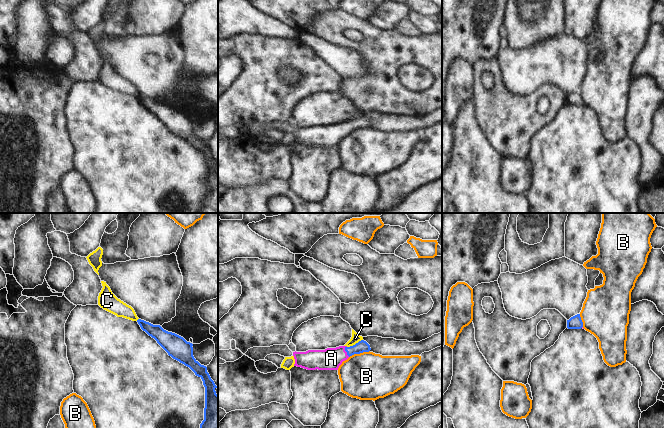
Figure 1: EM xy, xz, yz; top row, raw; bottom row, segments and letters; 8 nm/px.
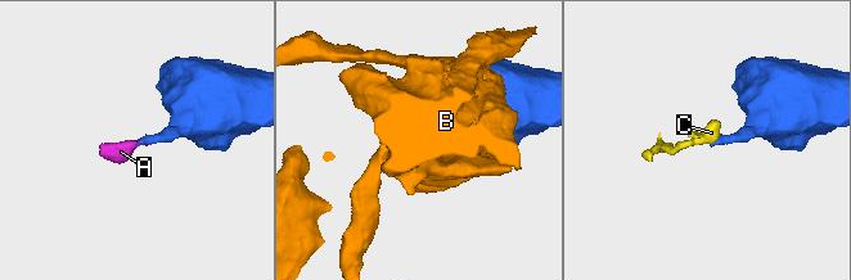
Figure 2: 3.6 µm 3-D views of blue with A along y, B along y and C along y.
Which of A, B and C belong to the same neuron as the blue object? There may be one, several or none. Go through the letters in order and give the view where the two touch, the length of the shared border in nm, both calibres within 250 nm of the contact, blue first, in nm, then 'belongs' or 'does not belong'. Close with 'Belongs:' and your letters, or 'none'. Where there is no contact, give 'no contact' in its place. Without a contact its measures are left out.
A: meets blue in xz; contact 90 nm long; 100 nm thick on the blue side, 180 nm on the other; belongs
B: meets blue in xz; contact 180 nm long; 100 nm thick on the blue side, 380 nm on the other; does not belong
C: meets blue in xz; contact 140 nm long; 100 nm thick on the blue side, 70 nm on the other; does not belong
Belongs: A

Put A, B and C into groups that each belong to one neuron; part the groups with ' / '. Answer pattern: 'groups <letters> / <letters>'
groups A / B / C

